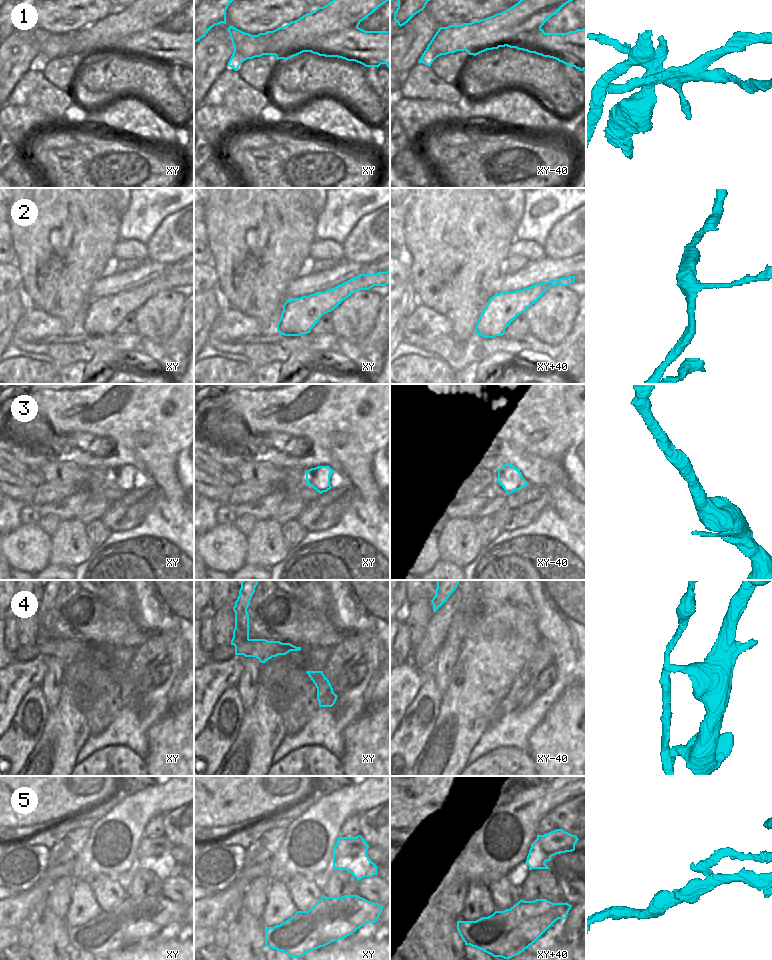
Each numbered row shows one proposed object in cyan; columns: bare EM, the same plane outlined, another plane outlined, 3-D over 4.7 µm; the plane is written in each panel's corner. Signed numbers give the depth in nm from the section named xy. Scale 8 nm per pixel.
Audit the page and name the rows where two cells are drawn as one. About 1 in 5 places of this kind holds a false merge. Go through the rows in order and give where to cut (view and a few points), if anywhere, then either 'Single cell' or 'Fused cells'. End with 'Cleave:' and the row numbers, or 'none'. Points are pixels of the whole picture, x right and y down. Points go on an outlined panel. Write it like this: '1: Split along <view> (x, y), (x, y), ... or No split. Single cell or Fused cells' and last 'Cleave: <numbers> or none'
1: Split along xy (357, 26), (276, 48), (265, 48), (257, 37). Fused cells
2: No split. Single cell
3: No split. Single cell
4: Split along xy (248, 638), (235, 647). Fused cells
5: Split along xy (366, 850), (333, 861). Fused cells
Cleave: 1, 4, 5.

